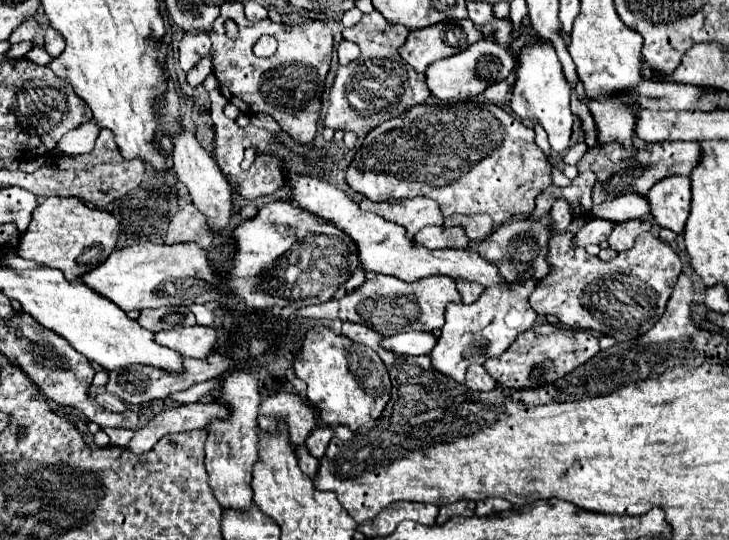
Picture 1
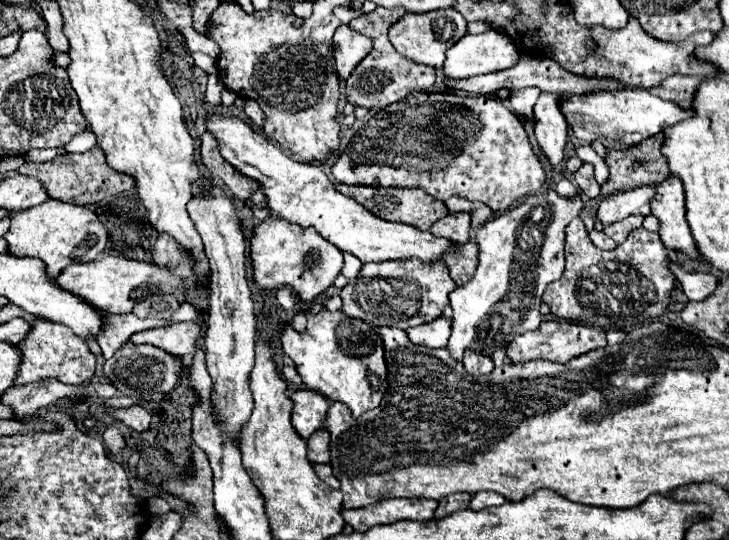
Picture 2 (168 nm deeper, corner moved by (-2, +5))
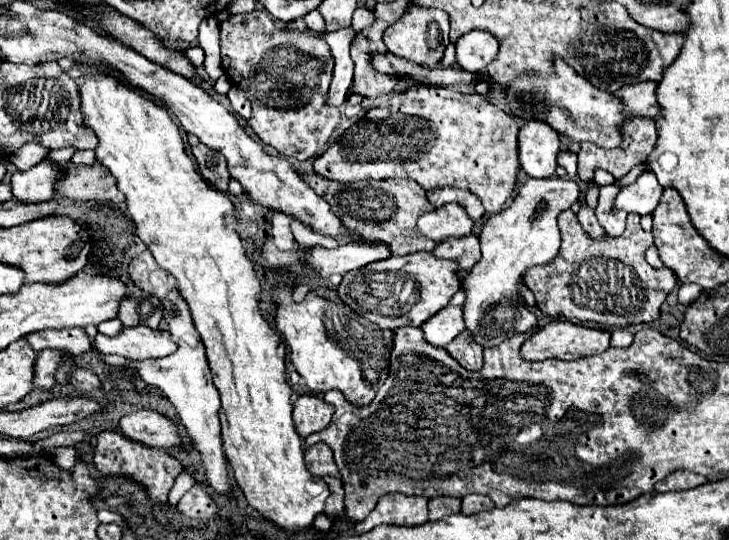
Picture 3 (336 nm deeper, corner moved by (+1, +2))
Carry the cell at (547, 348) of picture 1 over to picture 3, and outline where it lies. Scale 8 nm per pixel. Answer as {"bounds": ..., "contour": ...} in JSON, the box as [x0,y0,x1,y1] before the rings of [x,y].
{"bounds":[519,321,611,361],"contour":[[[551,321],[521,345],[519,355],[525,361],[545,361],[545,359],[573,361],[573,359],[581,359],[581,357],[587,357],[587,355],[603,353],[609,347],[609,339],[611,339],[609,331],[589,329],[589,327],[573,325],[569,321]]]}

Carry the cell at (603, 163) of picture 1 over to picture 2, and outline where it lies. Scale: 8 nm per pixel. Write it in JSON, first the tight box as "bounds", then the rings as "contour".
{"bounds":[602,134,668,194],"contour":[[[656,134],[628,150],[608,150],[606,164],[610,178],[602,186],[602,194],[626,192],[640,184],[660,184],[668,178],[668,166],[660,152],[662,134]]]}

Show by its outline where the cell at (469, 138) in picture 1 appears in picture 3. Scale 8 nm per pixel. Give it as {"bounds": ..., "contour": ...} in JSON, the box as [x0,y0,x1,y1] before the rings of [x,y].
{"bounds":[313,83,521,213],"contour":[[[417,83],[353,123],[315,159],[313,169],[341,183],[399,177],[417,181],[425,191],[457,187],[475,193],[487,213],[499,213],[517,187],[517,173],[521,169],[517,161],[517,135],[515,119],[483,95]]]}

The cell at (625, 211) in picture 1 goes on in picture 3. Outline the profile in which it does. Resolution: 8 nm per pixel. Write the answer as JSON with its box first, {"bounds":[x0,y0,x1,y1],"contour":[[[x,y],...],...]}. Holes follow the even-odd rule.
{"bounds":[461,177,577,347],"contour":[[[561,177],[529,179],[523,187],[519,187],[507,209],[491,215],[485,221],[479,239],[483,257],[473,265],[473,269],[461,275],[461,289],[465,293],[463,321],[475,343],[481,347],[497,347],[505,339],[519,333],[529,333],[533,327],[537,327],[539,321],[521,299],[519,287],[523,285],[523,275],[529,267],[553,263],[561,245],[557,217],[577,201],[577,181]],[[511,305],[515,313],[511,313]]]}

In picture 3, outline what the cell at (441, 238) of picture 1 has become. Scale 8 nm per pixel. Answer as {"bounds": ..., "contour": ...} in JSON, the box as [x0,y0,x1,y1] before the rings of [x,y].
{"bounds":[417,203,473,243],"contour":[[[449,203],[445,207],[439,207],[431,213],[421,215],[421,219],[417,221],[417,227],[429,239],[433,239],[435,243],[441,243],[449,237],[461,239],[461,237],[469,235],[473,221],[469,219],[469,215],[465,213],[465,209],[461,205]]]}

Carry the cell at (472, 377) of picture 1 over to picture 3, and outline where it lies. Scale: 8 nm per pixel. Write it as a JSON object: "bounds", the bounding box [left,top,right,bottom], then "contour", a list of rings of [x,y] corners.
{"bounds":[445,331,483,371],"contour":[[[469,331],[459,333],[445,349],[449,351],[449,355],[461,367],[465,367],[469,371],[479,371],[483,367],[483,355],[481,355],[483,353],[483,347],[473,341],[473,337],[471,337]]]}

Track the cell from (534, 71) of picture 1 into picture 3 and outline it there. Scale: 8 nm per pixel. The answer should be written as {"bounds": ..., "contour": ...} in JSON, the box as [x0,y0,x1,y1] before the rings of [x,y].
{"bounds":[519,121,561,179],"contour":[[[527,121],[519,131],[519,161],[529,177],[547,179],[557,169],[557,155],[561,151],[559,133],[547,123]]]}

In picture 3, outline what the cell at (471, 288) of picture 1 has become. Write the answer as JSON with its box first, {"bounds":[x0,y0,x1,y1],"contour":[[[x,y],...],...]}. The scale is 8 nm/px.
{"bounds":[433,235,481,271],"contour":[[[475,235],[461,237],[461,239],[447,239],[439,243],[433,251],[439,259],[451,259],[457,263],[457,271],[467,271],[481,259],[479,251],[479,239]]]}

